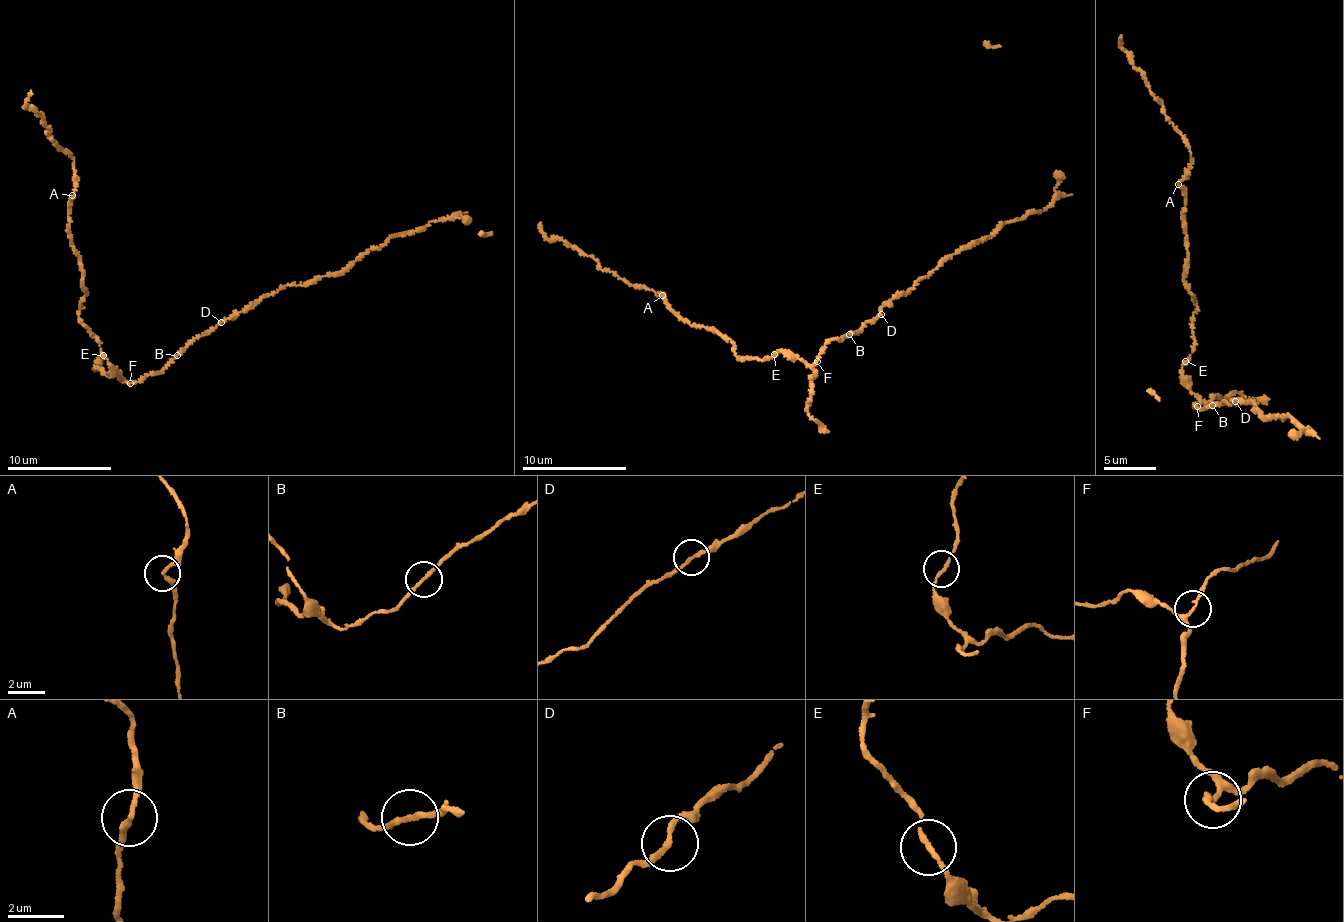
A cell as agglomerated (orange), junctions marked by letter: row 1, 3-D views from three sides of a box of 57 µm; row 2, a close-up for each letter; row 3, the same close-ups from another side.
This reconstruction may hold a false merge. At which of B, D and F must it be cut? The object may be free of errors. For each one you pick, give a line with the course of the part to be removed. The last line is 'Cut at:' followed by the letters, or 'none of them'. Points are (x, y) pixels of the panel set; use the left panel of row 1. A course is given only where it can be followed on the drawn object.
Cut at: none of them

